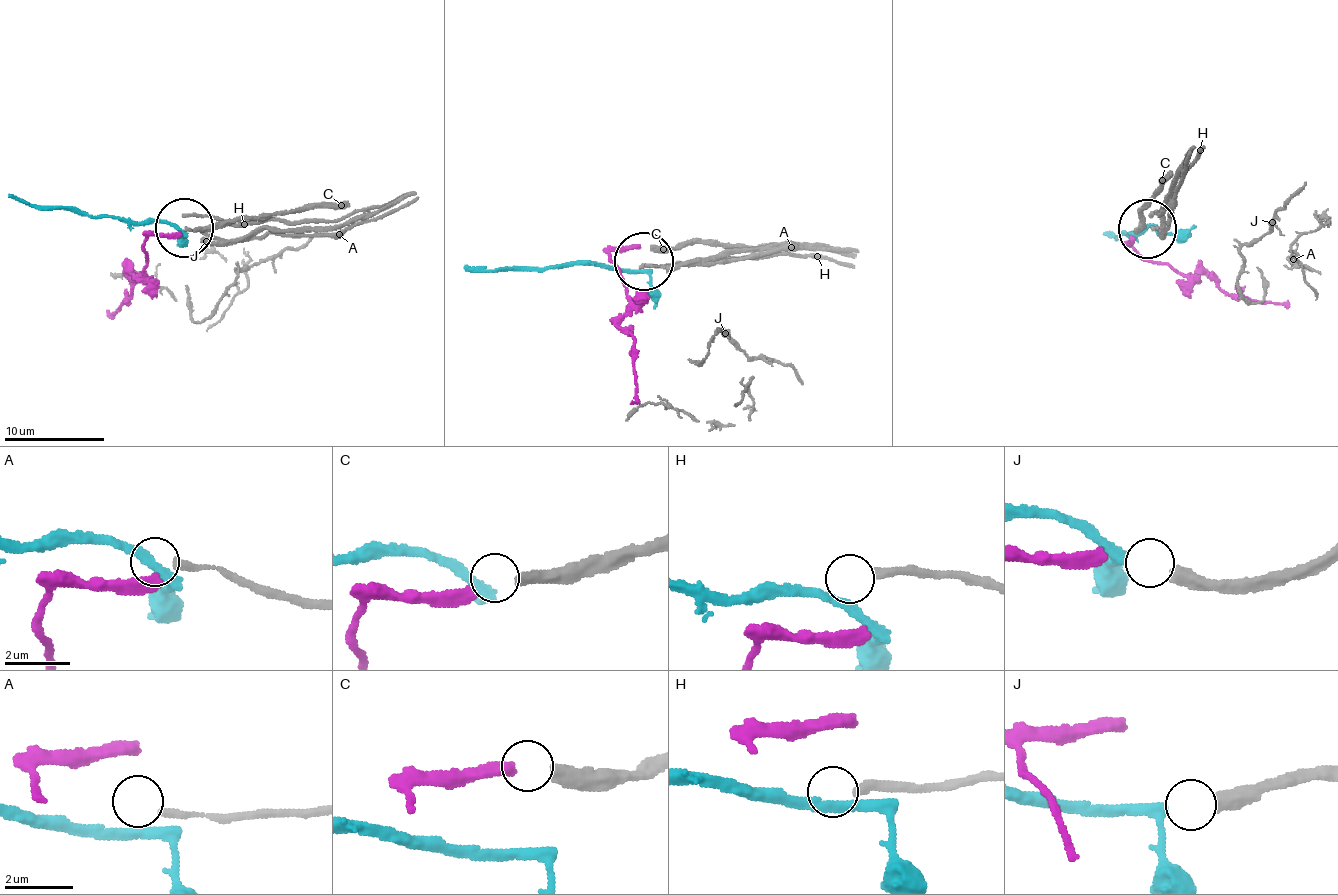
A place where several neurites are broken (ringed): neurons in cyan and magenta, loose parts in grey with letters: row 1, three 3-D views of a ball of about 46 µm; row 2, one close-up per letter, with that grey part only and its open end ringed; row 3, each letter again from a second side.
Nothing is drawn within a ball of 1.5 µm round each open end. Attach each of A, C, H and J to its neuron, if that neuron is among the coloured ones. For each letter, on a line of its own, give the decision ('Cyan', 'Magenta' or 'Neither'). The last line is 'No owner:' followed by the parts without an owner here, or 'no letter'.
A: Neither
C: Magenta
H: Neither
J: Cyan
No owner: A, H

